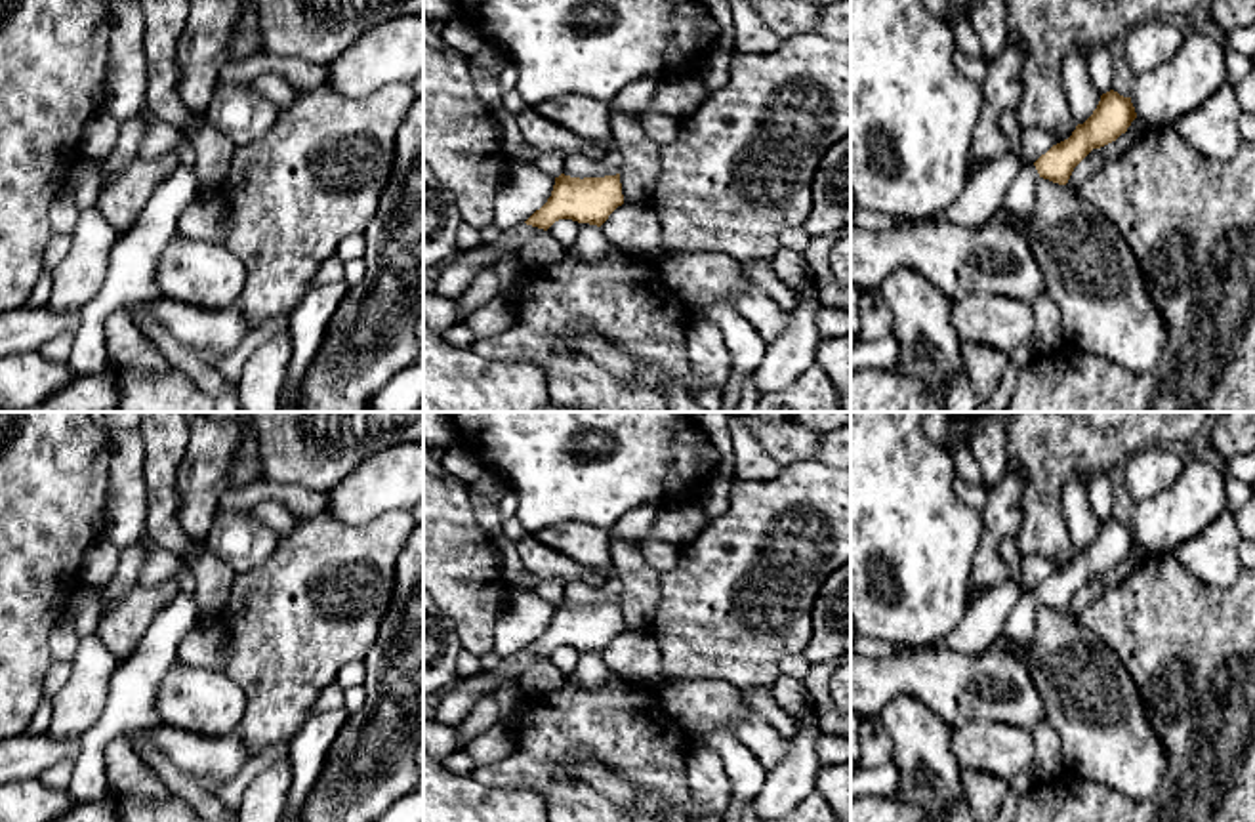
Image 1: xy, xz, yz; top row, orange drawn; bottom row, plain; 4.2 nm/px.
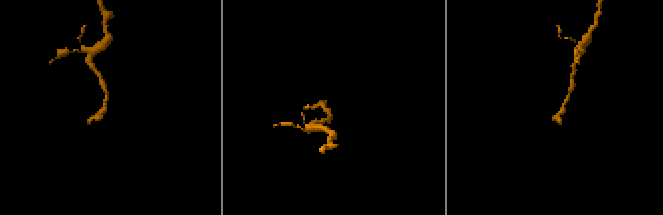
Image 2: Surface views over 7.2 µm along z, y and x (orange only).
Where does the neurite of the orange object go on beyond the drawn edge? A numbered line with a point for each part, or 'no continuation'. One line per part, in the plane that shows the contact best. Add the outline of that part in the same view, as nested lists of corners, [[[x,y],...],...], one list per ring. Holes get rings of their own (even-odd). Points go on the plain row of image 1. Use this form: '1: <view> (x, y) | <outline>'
1: yz (1019, 626) | [[[1034,589],[1022,591],[1015,608],[1011,610],[1003,624],[1001,635],[1028,650],[1034,641],[1038,606],[1039,601]]]

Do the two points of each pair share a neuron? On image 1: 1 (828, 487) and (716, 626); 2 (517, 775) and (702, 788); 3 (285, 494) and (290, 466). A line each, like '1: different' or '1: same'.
1: same
2: different
3: different

